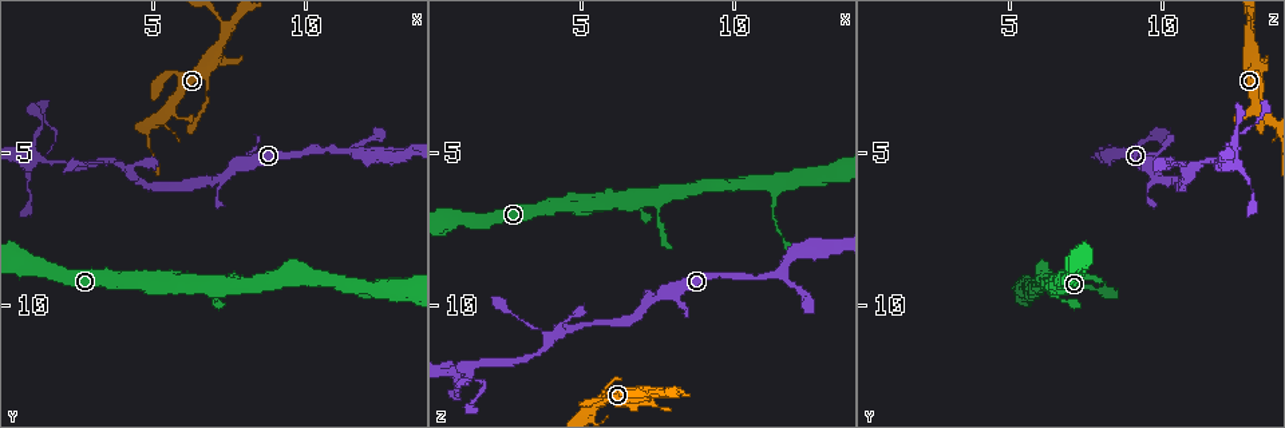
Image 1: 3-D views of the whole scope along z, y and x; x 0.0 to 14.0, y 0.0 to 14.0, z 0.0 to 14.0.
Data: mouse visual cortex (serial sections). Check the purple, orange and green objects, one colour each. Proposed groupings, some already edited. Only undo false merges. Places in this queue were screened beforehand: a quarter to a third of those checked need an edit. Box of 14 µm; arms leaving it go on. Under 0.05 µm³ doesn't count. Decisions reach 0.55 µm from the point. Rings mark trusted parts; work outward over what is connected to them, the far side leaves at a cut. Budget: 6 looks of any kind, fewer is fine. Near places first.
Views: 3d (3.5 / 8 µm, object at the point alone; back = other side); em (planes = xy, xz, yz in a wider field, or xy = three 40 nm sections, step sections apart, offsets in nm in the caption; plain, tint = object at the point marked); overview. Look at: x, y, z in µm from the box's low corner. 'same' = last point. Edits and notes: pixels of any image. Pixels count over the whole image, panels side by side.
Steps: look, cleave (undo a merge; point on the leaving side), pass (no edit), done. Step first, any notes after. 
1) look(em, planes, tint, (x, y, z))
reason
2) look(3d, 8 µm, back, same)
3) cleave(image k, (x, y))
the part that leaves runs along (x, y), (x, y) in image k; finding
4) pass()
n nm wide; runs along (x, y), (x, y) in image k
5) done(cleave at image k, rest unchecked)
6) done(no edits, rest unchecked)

look(3d, 3.5 µm, (4.1, 5.5, 11.1))
abrupt turn

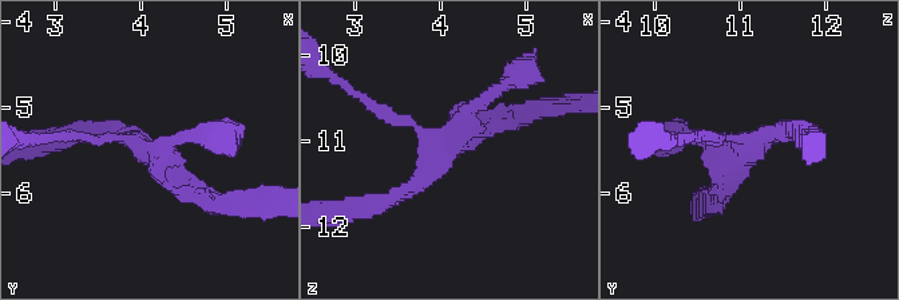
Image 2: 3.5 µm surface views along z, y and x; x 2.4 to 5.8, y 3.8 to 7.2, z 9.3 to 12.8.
look(em, xy, step 5, tint, (4.10, 5.55, 11.10))
need the tissue

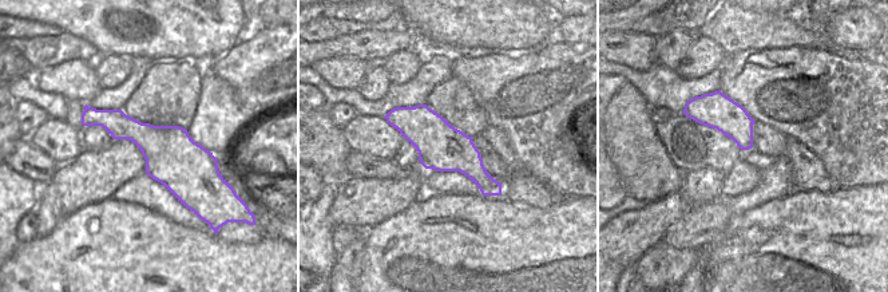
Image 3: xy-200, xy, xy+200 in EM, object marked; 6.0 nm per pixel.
pass()
4 arms; arms of 150, 150, 200, 200 nm; runs along (519, 115), (466, 133), (388, 201) in image 2; continuous, no second cell

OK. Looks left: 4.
look(3d, 3.5 µm, (1.0, 5.3, 12.2))
small branch off a trunk

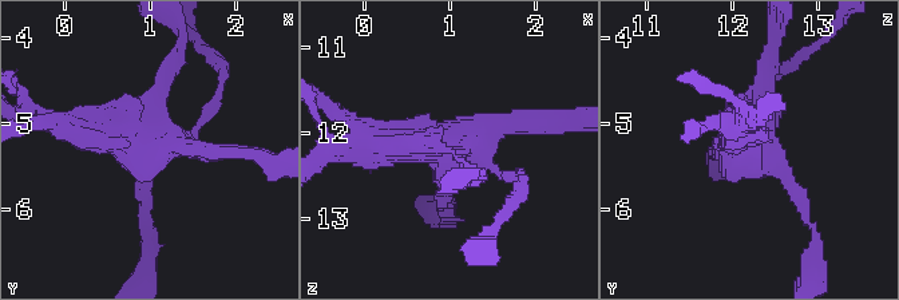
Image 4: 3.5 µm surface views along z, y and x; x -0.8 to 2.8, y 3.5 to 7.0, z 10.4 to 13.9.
pass()
continuous, no second cell

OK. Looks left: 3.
look(3d, 3.5 µm, back, (7.3, 1.1, 12.8))
side arm on a straight run

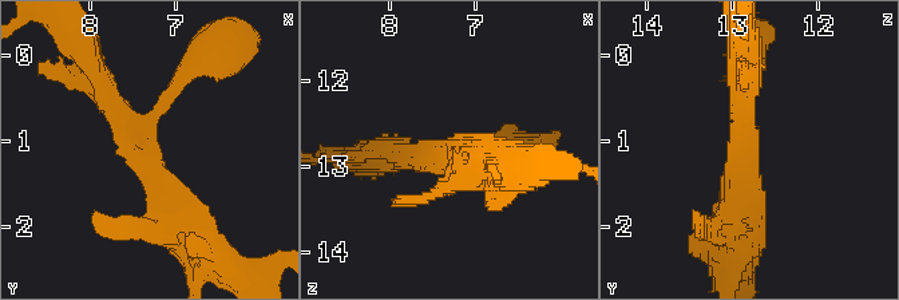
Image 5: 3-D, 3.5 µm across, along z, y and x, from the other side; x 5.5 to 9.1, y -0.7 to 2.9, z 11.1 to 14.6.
look(em, xy, step 1, tint, (7.35, 1.15, 12.90))

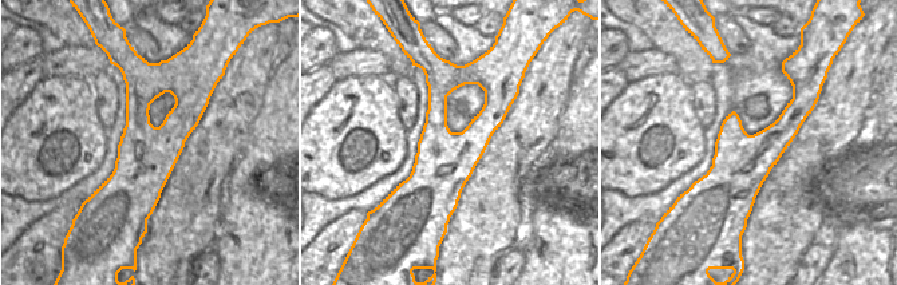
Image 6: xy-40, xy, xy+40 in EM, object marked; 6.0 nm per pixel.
pass()
360 nm wide; runs along (193, 227), (94, 82) in image 5; one cell here

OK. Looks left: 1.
done(no edits, rest unchecked)

